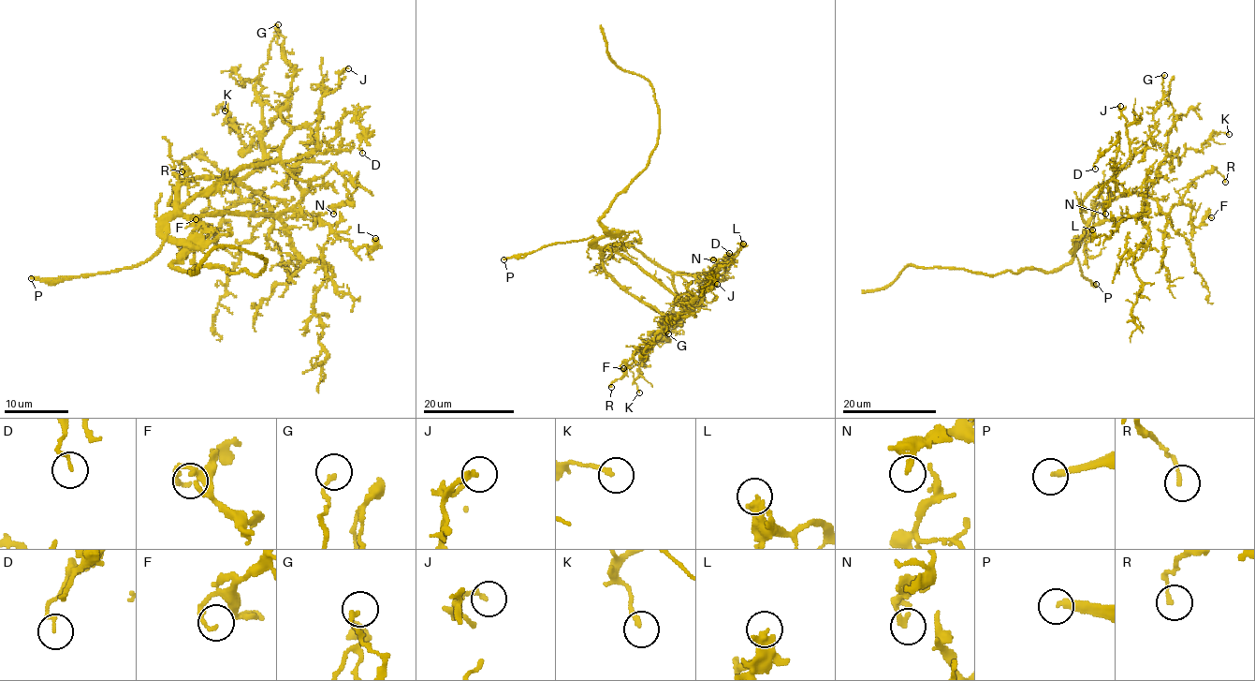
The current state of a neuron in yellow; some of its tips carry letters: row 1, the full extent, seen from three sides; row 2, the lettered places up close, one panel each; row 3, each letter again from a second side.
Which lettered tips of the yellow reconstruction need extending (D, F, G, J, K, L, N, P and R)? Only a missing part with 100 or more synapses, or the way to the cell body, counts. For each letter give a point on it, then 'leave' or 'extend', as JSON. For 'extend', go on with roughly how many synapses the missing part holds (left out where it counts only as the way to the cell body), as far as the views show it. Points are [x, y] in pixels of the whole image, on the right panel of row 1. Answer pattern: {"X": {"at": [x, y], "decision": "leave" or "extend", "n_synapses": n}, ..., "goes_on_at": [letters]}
{"D": {"at": [1095, 169], "decision": "leave"}, "F": {"at": [1211, 217], "decision": "leave"}, "G": {"at": [1164, 75], "decision": "leave"}, "J": {"at": [1120, 106], "decision": "leave"}, "K": {"at": [1229, 134], "decision": "leave"}, "L": {"at": [1092, 229], "decision": "leave"}, "N": {"at": [1105, 214], "decision": "leave"}, "P": {"at": [1096, 284], "decision": "extend"}, "R": {"at": [1225, 182], "decision": "leave"}, "goes_on_at": ["P"]}

